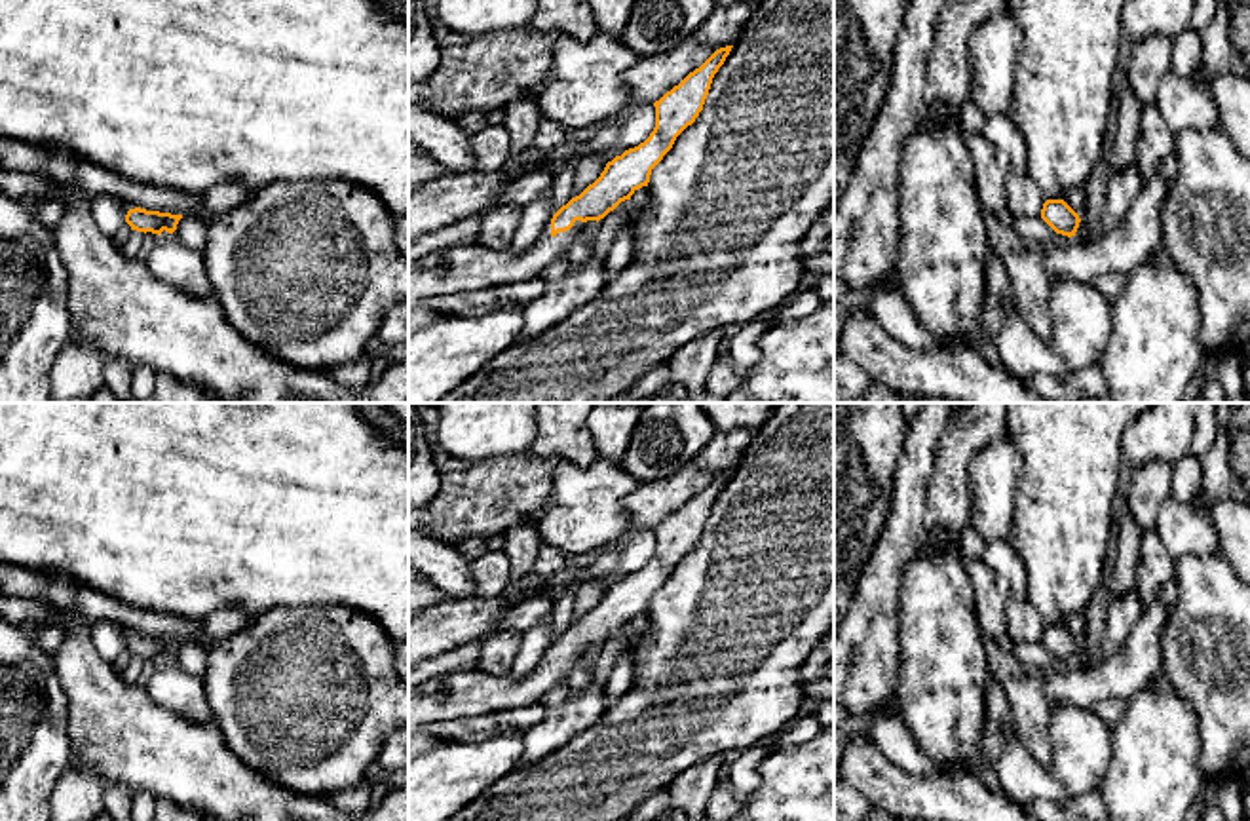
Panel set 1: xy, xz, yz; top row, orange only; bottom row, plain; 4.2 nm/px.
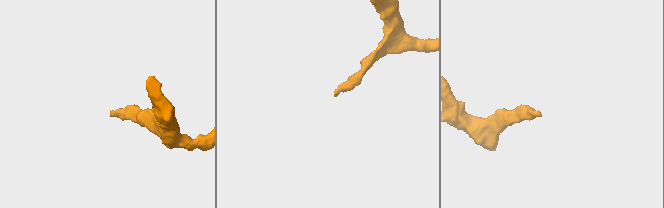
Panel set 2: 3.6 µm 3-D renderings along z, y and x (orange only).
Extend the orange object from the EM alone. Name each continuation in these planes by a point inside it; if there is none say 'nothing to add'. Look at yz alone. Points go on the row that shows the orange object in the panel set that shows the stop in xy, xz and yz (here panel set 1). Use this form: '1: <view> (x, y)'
1: yz (1097, 189)

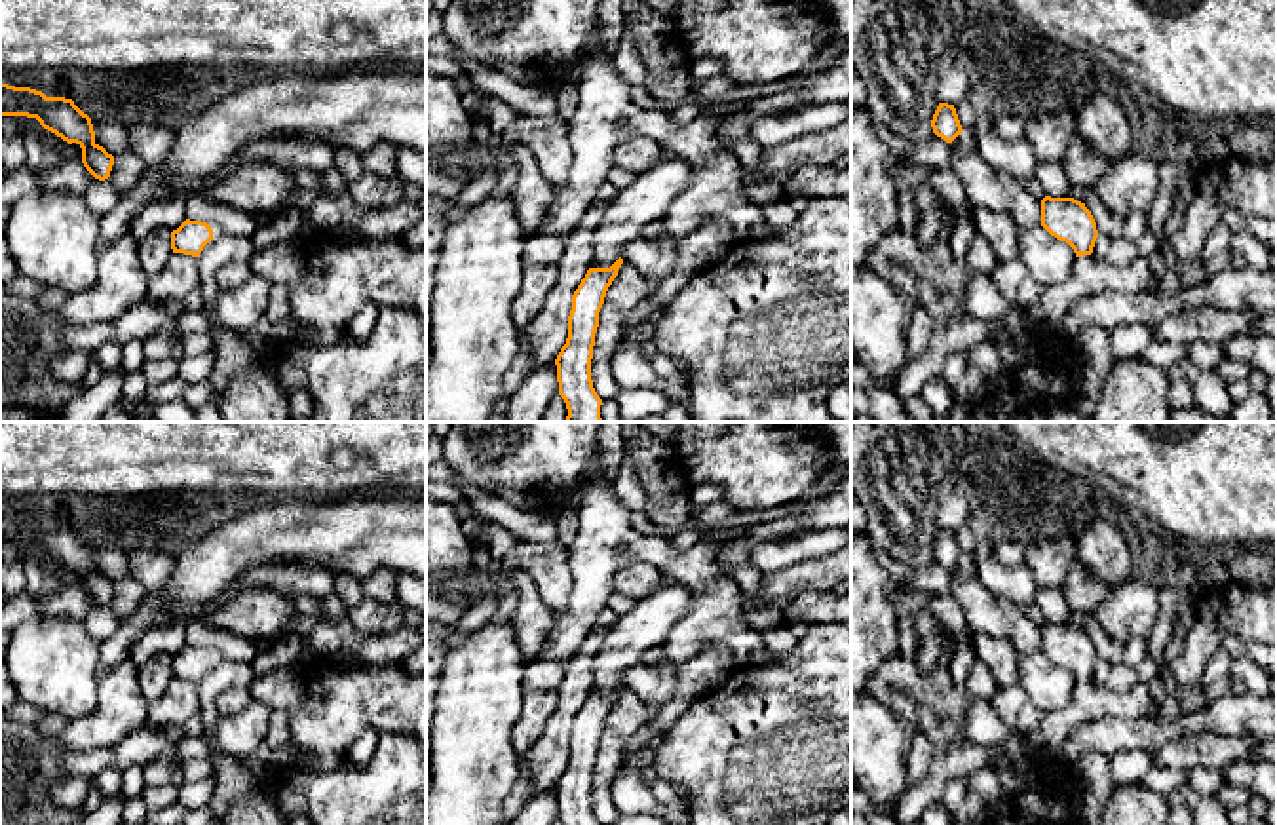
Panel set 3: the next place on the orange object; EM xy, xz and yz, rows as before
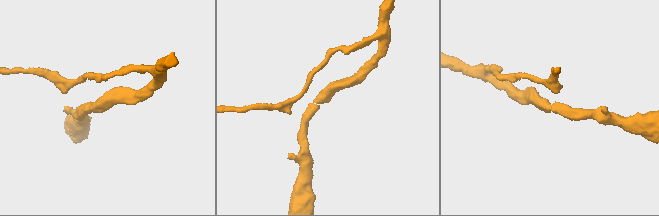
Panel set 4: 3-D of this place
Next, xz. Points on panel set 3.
nothing to add

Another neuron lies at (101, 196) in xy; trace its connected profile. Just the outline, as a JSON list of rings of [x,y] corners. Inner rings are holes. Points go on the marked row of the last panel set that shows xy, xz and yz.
[[[110,179],[105,181],[91,181],[87,190],[84,192],[84,198],[93,213],[99,217],[114,209],[120,201],[122,196],[118,188],[110,182]]]

